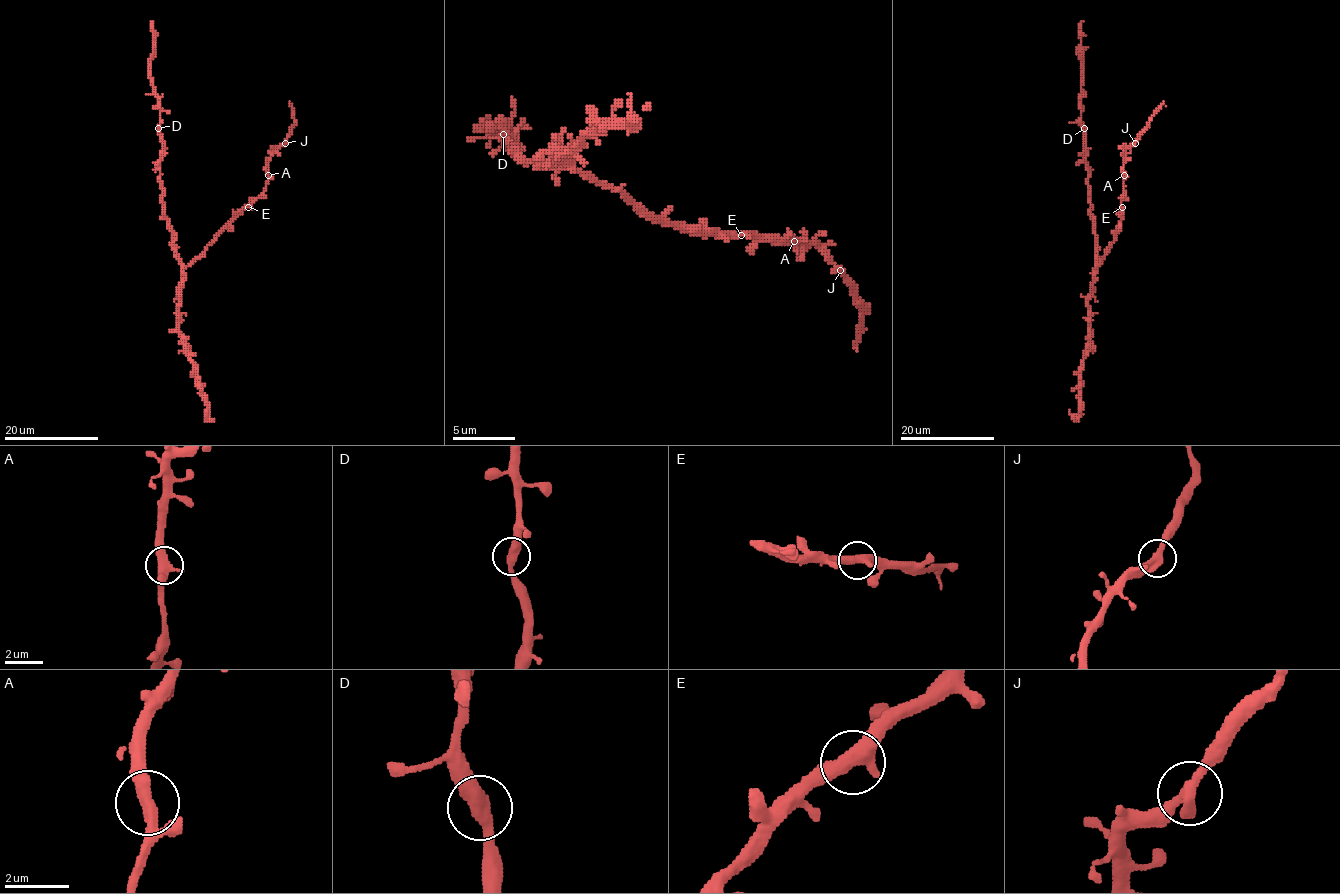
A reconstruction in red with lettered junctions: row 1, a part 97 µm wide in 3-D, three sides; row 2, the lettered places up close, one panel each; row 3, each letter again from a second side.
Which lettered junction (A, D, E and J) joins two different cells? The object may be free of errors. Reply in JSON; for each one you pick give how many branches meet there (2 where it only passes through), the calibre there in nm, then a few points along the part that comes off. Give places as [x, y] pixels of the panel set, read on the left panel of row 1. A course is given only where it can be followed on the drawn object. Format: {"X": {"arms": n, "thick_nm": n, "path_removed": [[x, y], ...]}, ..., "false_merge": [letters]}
{"false_merge": []}

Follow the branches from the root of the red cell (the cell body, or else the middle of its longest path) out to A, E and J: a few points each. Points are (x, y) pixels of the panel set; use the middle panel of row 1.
A: (556, 169), (590, 172), (599, 182), (612, 185), (643, 213), (665, 216), (697, 232), (756, 232), (794, 241)
E: (556, 169), (590, 172), (650, 216), (665, 216), (697, 232), (741, 235)
J: (556, 169), (590, 172), (643, 213), (665, 216), (697, 232), (756, 232), (781, 241), (813, 241), (841, 269)

